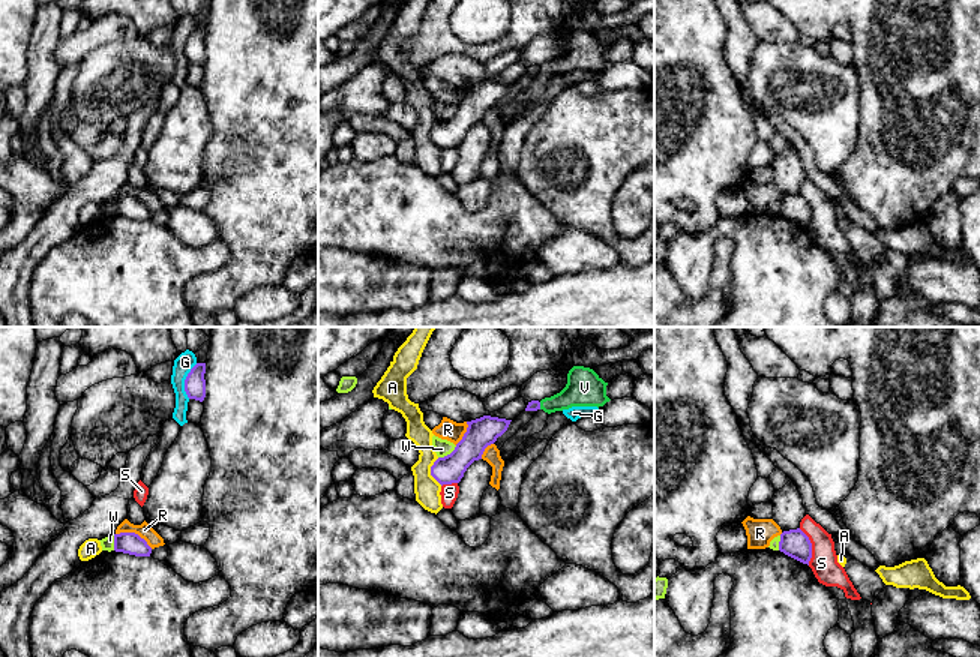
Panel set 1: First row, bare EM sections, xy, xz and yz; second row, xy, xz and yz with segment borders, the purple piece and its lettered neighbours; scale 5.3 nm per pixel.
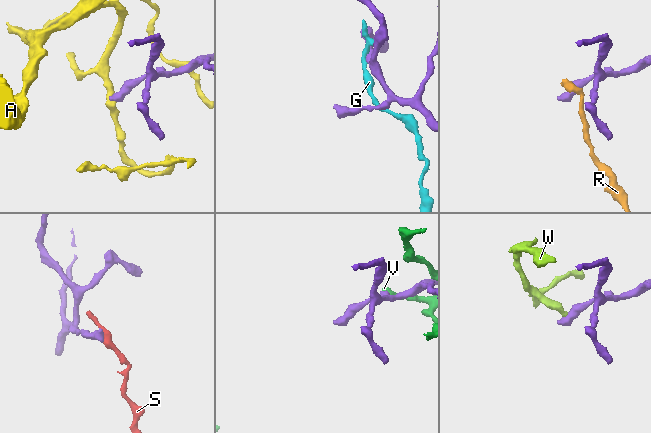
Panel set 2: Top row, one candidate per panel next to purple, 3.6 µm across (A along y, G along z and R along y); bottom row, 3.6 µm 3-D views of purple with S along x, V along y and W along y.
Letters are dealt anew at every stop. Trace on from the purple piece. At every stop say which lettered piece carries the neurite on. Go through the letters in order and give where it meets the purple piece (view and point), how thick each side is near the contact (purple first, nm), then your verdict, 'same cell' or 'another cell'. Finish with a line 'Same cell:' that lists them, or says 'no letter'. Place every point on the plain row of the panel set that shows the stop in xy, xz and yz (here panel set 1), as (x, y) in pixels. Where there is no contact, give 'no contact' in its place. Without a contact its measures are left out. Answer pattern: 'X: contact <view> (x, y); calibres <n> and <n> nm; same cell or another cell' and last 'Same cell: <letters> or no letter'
A: contact xz (431, 135); calibres 150 and 140 nm; another cell
G: contact xy (185, 45); calibres 110 and 100 nm; another cell
R: contact xy (134, 197); calibres 120 and 80 nm; another cell
S: contact yz (811, 210); calibres 150 and 150 nm; another cell
V: contact xz (539, 69); calibres 60 and 190 nm; another cell
W: contact xz (447, 119); calibres 160 and 90 nm; another cell
Same cell: no letter

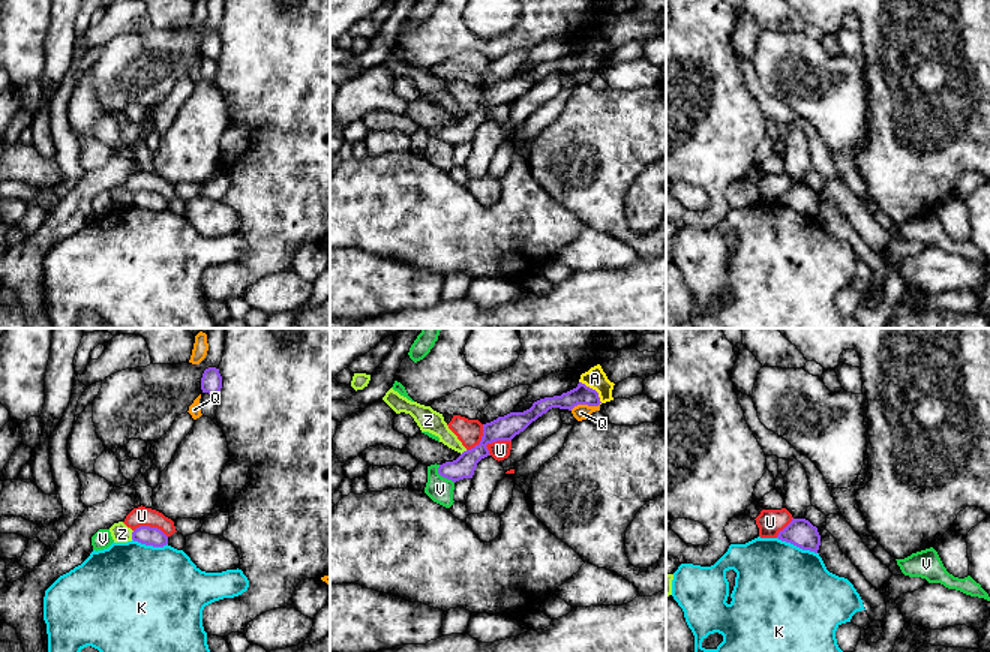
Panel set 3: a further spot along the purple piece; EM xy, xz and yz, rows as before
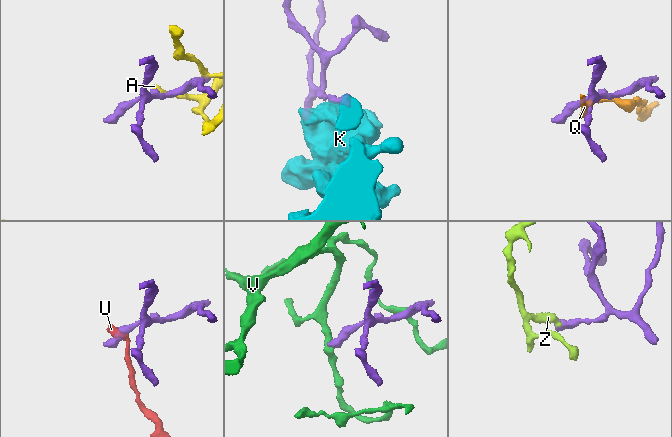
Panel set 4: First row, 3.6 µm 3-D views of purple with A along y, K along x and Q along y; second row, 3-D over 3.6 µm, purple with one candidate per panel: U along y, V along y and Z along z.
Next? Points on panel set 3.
A: contact xz (591, 53); calibres 110 and 110 nm; another cell
K: contact yz (797, 210); calibres 150 and 500 nm; another cell
Q: contact xz (584, 68); calibres 110 and 80 nm; another cell
U: contact xz (494, 105); calibres 130 and 110 nm; another cell
V: contact xz (443, 140); calibres 120 and 140 nm; another cell
Z: contact xy (132, 200); calibres 100 and 100 nm; another cell
Same cell: no letter

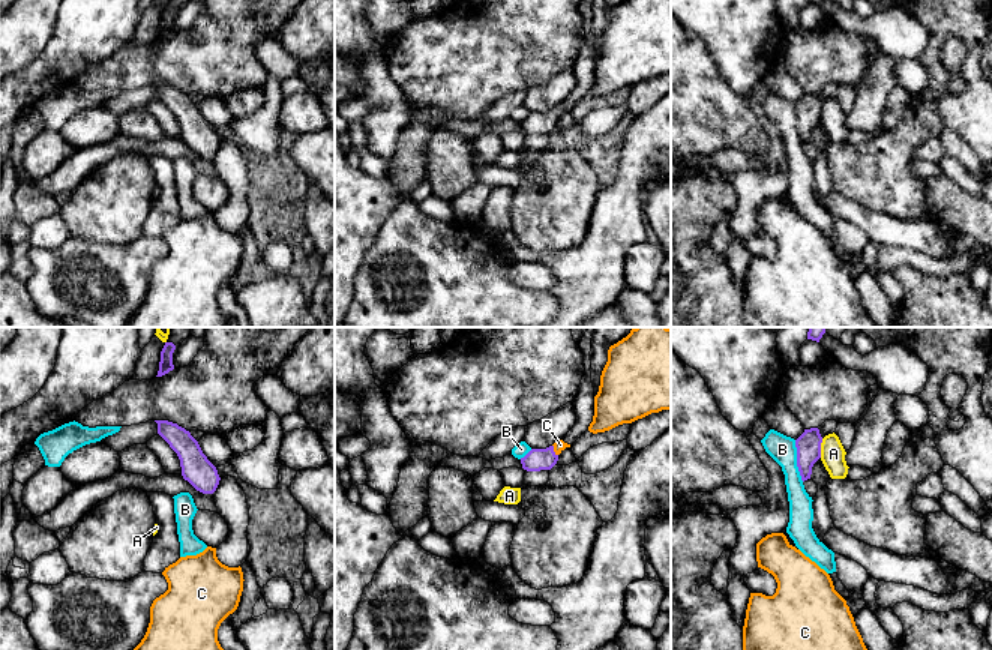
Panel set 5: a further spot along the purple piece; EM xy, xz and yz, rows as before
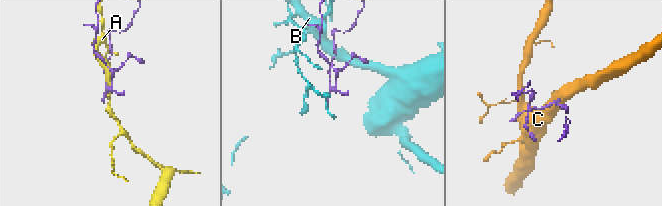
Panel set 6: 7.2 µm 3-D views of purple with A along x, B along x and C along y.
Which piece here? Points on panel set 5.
A: contact yz (820, 111); calibres 130 and 130 nm; another cell
B: contact yz (797, 125); calibres 130 and 150 nm; another cell
C: contact xz (553, 114); calibres 120 and 60 nm; same cell
Same cell: C

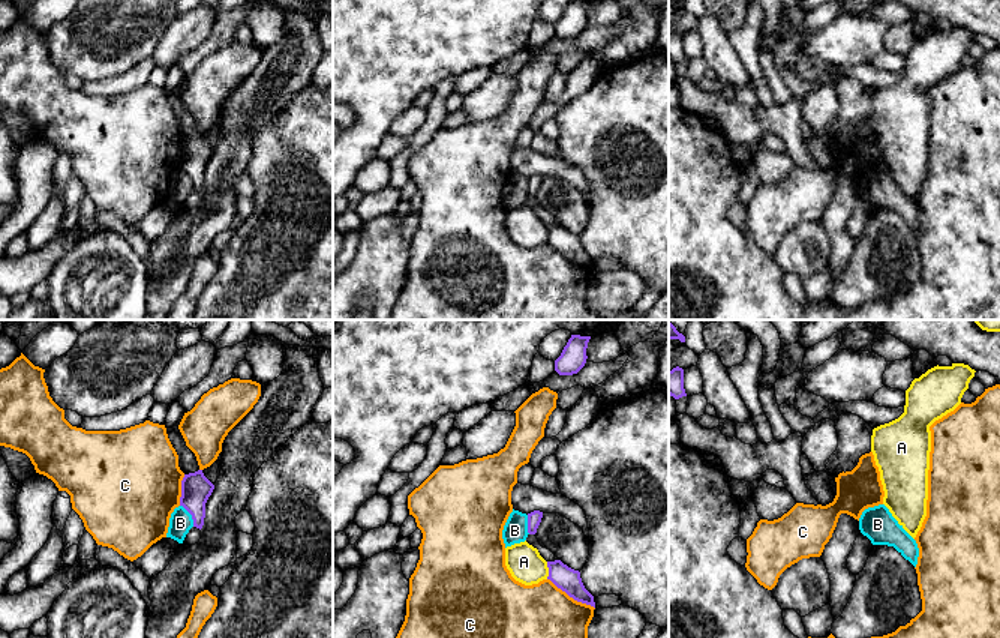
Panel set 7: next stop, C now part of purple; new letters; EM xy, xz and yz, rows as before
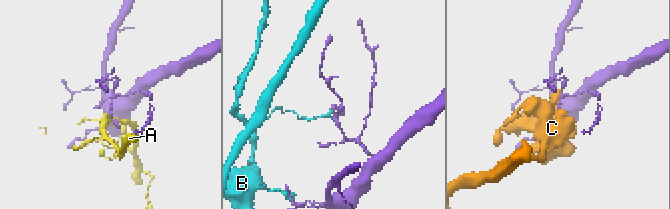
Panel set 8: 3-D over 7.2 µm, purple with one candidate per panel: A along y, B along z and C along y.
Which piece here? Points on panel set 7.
A: contact xz (549, 234); calibres 130 and 190 nm; another cell
B: contact xy (191, 177); calibres 160 and 120 nm; another cell
C: contact xz (571, 260); calibres 130 and 480 nm; another cell
Same cell: no letter

